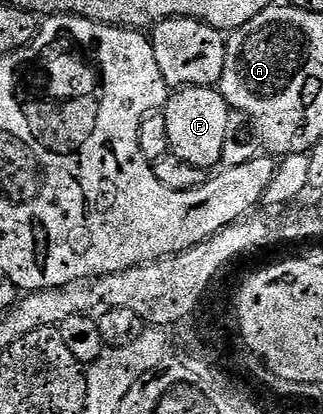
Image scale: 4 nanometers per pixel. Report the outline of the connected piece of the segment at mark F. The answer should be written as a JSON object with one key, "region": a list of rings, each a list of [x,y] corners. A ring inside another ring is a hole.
{"region":[[[185,86],[168,97],[161,113],[168,129],[170,153],[183,162],[207,170],[221,163],[221,148],[225,148],[225,132],[233,122],[233,111],[218,89],[210,86]]]}

